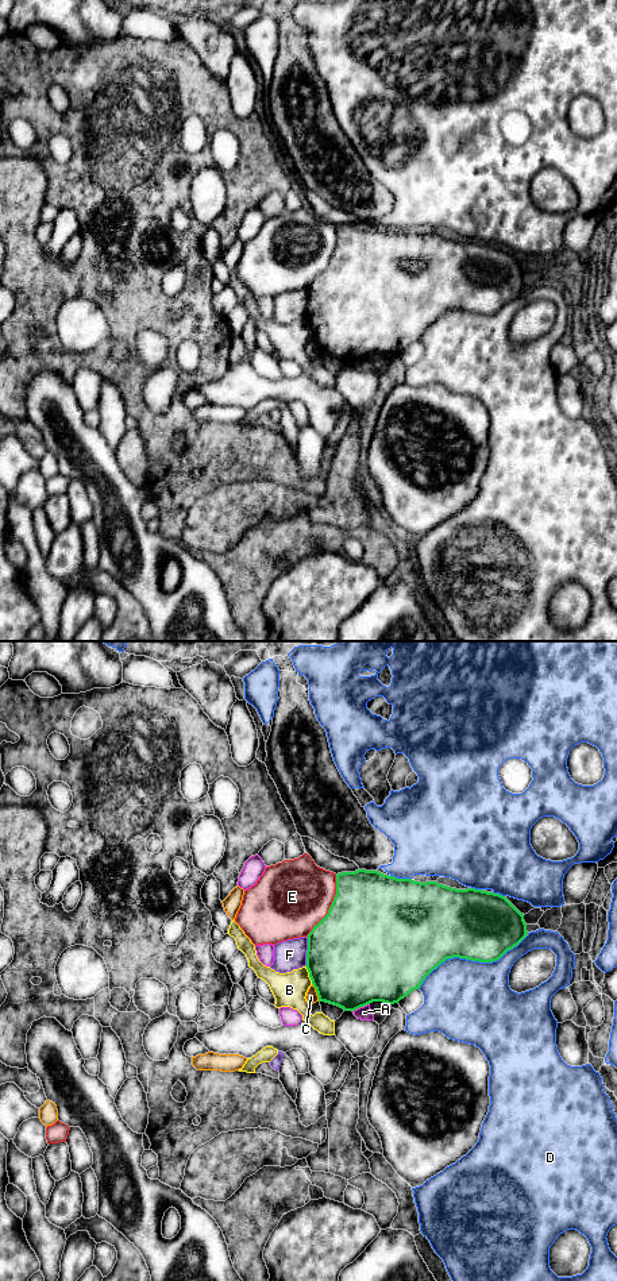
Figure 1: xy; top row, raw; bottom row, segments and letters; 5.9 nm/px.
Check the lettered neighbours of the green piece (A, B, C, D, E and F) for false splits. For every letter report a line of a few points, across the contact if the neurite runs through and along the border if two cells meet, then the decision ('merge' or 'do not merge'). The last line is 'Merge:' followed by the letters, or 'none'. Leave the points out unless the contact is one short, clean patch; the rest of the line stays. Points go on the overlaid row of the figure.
A: do not merge
B: xy (305, 965), (312, 983) | do not merge
C: do not merge
D: do not merge
E: do not merge
F: xy (307, 937), (307, 963), (304, 965) | do not merge
Merge: none

